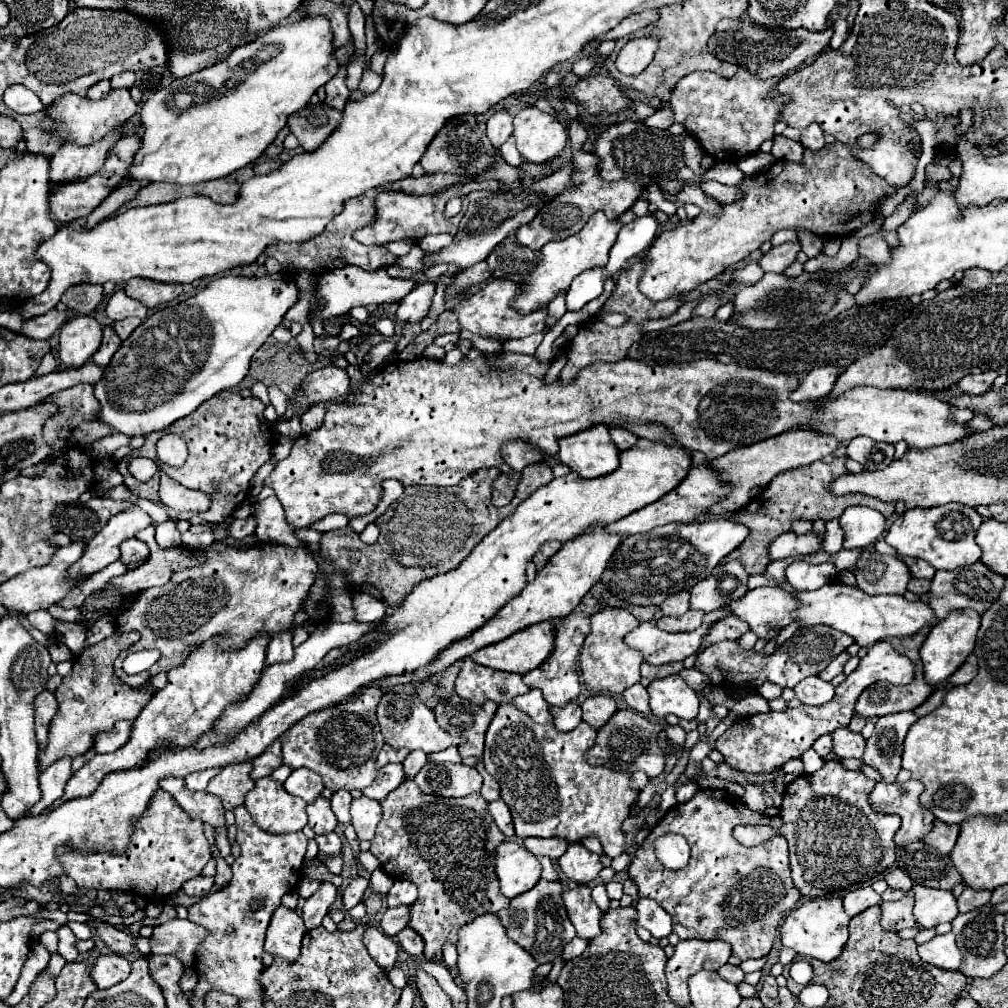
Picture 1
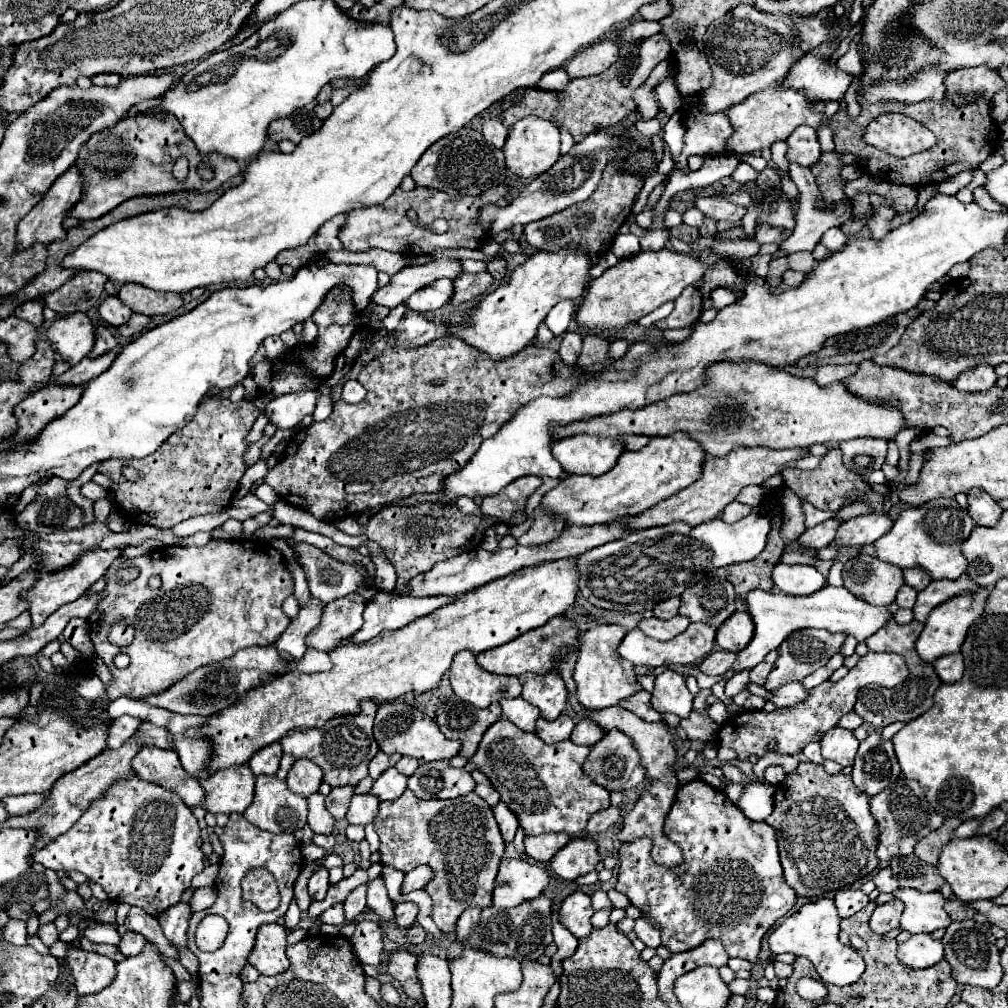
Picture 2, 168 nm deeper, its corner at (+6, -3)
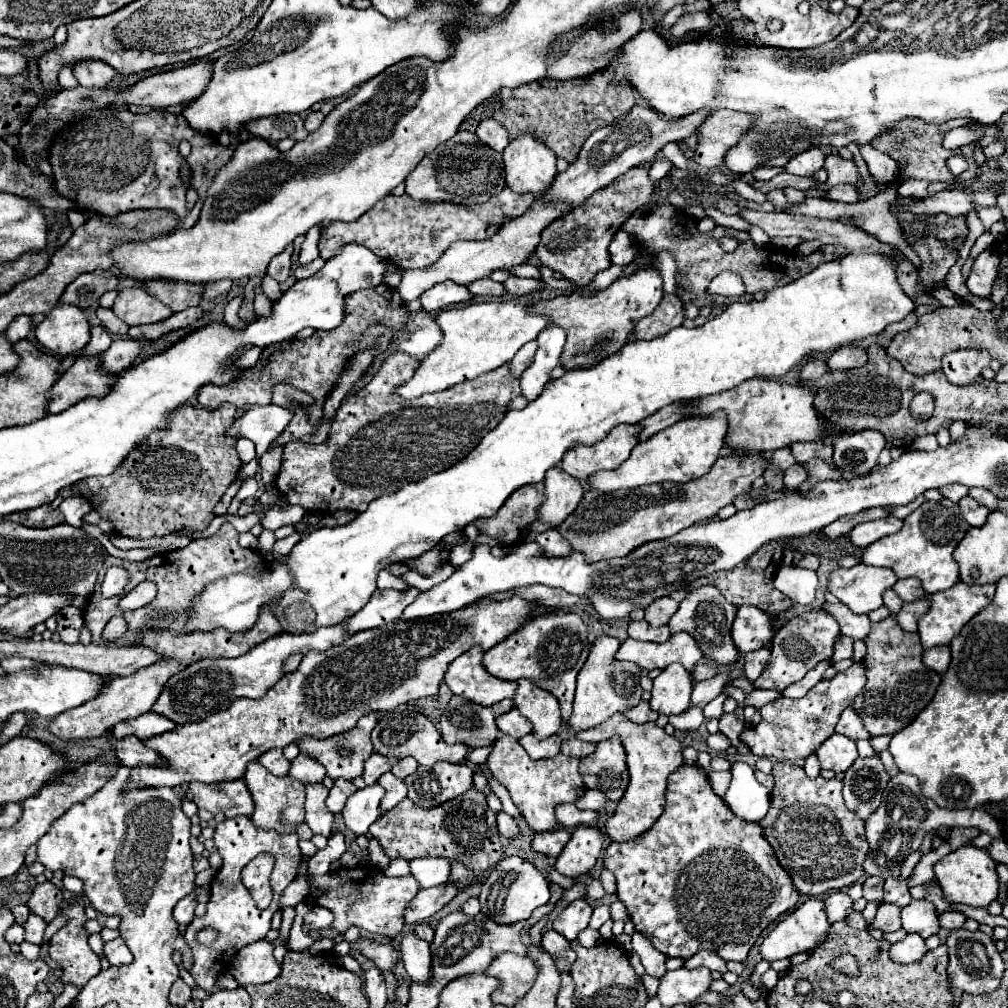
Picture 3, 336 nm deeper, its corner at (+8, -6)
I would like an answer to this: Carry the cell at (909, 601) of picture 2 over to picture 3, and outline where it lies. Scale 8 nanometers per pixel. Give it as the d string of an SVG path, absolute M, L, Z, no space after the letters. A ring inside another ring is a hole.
M888 589L886 593L884 593L884 605L890 609L890 613L892 615L896 615L900 609L902 609L902 599L898 597L898 593L894 591L894 589Z

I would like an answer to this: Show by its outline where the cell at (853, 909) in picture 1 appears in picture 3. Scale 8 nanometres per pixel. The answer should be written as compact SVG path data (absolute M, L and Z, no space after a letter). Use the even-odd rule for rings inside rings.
M834 891L834 893L830 893L824 903L826 903L826 911L828 911L828 921L830 923L842 921L850 913L854 913L854 907L852 907L854 901L850 899L850 895L846 891Z

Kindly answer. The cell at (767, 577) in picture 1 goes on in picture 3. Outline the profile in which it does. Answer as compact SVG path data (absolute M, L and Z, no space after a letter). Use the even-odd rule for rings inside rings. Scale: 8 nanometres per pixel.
M674 633L666 643L642 643L626 639L618 653L618 661L632 661L642 669L666 669L670 663L682 663L688 671L704 657L698 641L690 633Z

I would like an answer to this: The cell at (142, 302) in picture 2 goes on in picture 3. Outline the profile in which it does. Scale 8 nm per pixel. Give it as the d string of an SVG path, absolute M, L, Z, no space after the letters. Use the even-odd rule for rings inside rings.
M132 285L132 287L124 287L118 297L116 303L112 307L112 311L126 321L128 325L144 325L144 323L158 323L168 319L174 311L164 305L160 299L156 299L154 295L150 295L146 289L142 289L140 285Z

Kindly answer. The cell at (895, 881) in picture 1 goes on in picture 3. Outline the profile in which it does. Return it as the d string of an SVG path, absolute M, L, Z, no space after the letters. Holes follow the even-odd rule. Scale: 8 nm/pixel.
M868 877L864 881L864 899L866 901L882 901L882 895L884 895L884 879Z

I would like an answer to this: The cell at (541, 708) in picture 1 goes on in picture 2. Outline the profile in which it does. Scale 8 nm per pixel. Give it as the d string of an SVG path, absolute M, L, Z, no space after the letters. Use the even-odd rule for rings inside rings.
M512 698L512 700L502 700L502 716L510 720L514 726L518 726L524 732L534 732L534 724L540 716L538 708L532 708L524 698Z

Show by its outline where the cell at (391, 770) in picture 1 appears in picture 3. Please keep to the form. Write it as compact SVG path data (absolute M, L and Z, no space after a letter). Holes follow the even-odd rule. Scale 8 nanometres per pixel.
M390 771L384 773L384 775L378 779L378 783L380 783L380 785L384 787L384 791L386 791L386 795L384 795L382 803L380 803L380 809L382 809L382 811L388 811L388 809L396 807L396 805L406 797L406 785L404 785L404 781L400 781L398 777L394 777Z

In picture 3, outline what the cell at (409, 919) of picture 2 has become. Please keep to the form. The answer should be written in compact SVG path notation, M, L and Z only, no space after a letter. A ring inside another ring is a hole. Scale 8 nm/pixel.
M438 885L430 889L418 889L418 895L408 903L404 911L404 923L406 925L418 925L426 919L430 919L436 911L440 911L448 901L456 895L454 885Z

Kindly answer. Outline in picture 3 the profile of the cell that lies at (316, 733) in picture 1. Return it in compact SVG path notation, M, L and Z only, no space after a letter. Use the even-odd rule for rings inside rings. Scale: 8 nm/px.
M368 713L364 715L358 725L346 733L338 733L334 737L326 737L326 739L314 739L314 737L300 737L300 741L296 741L298 749L306 755L310 755L312 759L316 759L320 765L326 767L326 773L332 781L336 779L346 779L352 781L356 777L362 775L364 769L364 761L372 755L372 743L370 743L370 733L376 725L376 715Z

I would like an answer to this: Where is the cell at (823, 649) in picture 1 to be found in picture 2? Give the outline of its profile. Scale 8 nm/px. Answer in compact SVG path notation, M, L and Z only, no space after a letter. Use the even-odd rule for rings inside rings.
M804 628L798 632L792 632L782 644L780 644L780 656L774 662L772 672L768 674L764 687L766 690L776 690L786 682L794 682L794 680L804 680L808 674L812 674L814 670L818 670L820 666L824 666L842 646L844 642L844 634L832 634L828 630L814 630L814 628Z

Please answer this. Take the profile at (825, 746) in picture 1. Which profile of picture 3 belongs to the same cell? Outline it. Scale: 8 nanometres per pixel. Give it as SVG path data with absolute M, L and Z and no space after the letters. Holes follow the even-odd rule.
M814 753L804 759L804 771L806 771L806 775L812 777L812 779L820 775L820 763L818 763L818 757L816 757Z

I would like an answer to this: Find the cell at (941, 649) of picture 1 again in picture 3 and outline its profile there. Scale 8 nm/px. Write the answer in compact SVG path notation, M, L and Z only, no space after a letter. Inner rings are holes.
M958 581L954 587L930 595L930 599L932 599L930 609L918 621L918 633L920 633L920 639L922 639L922 647L932 649L932 647L940 647L940 645L950 645L950 641L954 637L958 637L960 629L976 613L980 613L986 605L990 605L994 591L996 591L996 585L992 585L992 583L990 585L966 585L966 583Z

